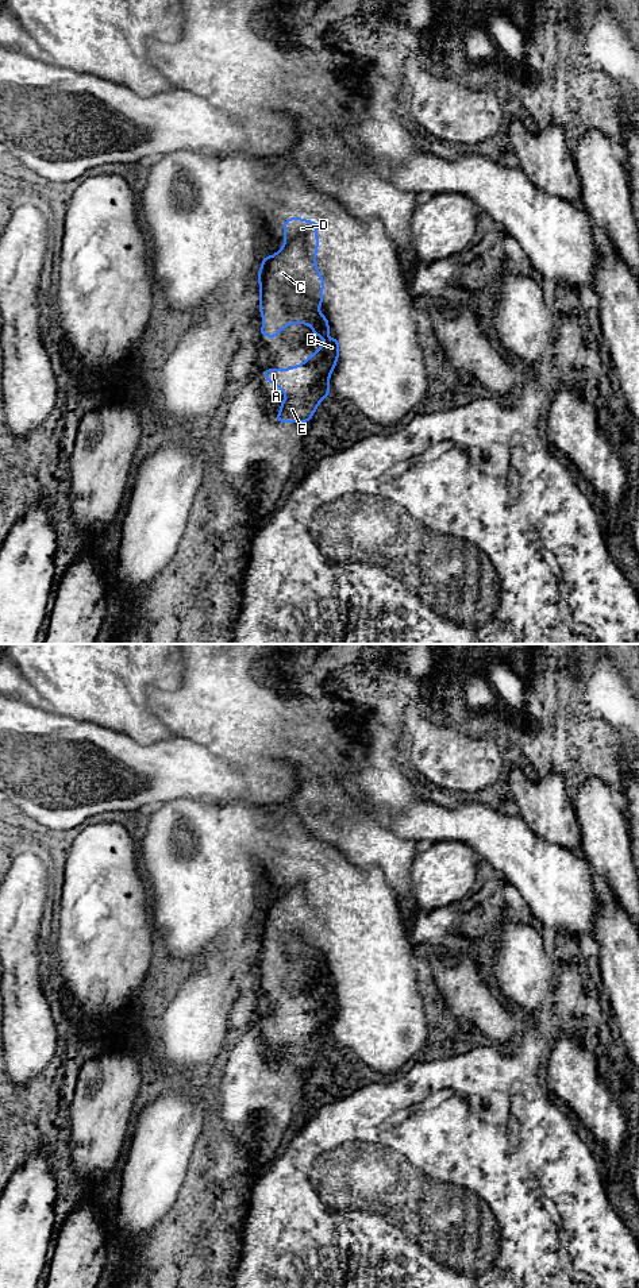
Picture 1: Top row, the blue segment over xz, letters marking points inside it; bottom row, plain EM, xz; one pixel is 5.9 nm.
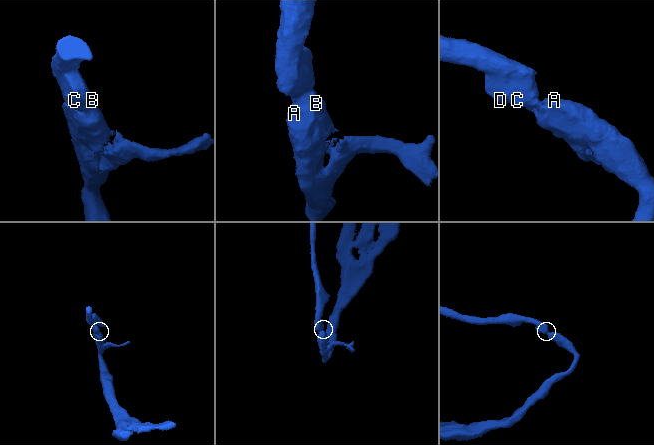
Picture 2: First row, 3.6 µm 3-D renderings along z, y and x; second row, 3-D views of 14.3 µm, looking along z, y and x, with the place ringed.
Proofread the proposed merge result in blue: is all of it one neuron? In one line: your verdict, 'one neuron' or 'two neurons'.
one neuron

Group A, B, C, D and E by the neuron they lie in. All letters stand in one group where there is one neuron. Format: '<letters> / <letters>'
A B C D E

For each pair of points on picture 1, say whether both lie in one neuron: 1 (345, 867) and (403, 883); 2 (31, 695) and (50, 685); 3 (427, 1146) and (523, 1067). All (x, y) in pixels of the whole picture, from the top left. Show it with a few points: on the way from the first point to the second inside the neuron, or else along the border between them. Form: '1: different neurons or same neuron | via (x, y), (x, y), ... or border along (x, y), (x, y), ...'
1: different neurons | border along (358, 866), (378, 868), (382, 872), (399, 909)
2: different neurons | border along (16, 667), (49, 706)
3: same neuron | via (454, 1140), (499, 1102), (499, 1094)

